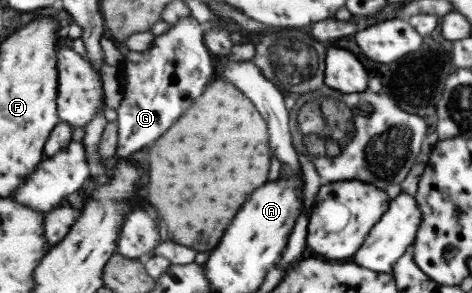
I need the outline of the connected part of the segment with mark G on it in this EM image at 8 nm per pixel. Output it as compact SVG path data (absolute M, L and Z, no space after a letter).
M193 16L180 19L165 34L158 35L155 47L151 51L127 51L122 62L123 74L126 76L127 91L120 107L117 109L119 123L118 153L116 158L127 158L143 147L155 143L214 81L216 57L205 46L203 25Z

